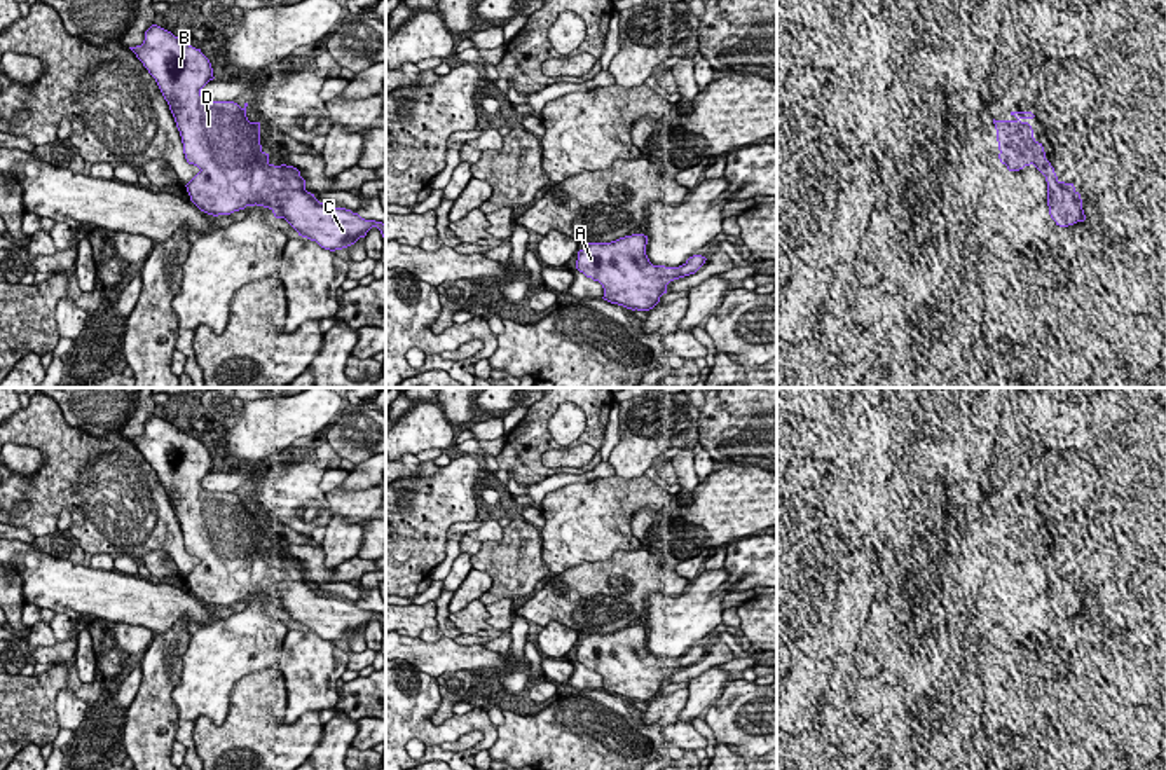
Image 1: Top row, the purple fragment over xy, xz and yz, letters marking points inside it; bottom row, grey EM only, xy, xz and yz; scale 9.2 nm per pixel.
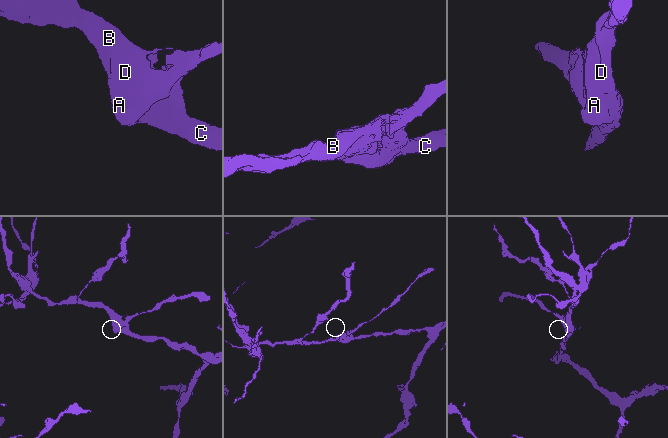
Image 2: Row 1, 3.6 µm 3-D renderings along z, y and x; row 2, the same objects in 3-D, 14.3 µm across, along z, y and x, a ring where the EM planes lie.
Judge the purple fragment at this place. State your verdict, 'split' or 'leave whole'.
leave whole

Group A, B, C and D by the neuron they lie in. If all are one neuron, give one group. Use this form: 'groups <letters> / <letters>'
groups A B C D

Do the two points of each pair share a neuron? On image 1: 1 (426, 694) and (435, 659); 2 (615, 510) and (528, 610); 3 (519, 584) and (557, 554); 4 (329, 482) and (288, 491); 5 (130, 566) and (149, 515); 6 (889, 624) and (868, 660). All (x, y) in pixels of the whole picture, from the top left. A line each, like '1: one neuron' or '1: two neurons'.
1: two neurons
2: two neurons
3: two neurons
4: two neurons
5: two neurons
6: two neurons

